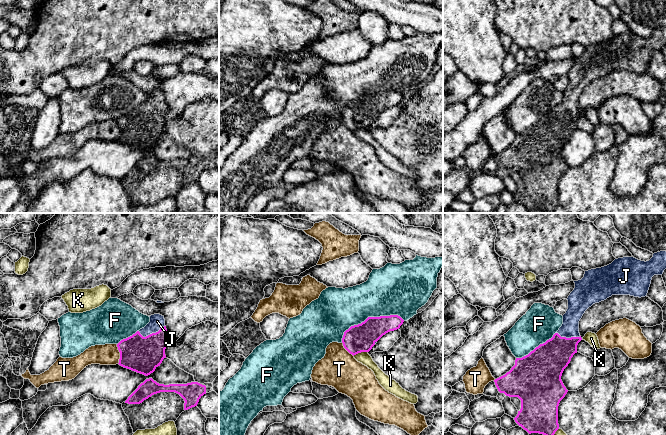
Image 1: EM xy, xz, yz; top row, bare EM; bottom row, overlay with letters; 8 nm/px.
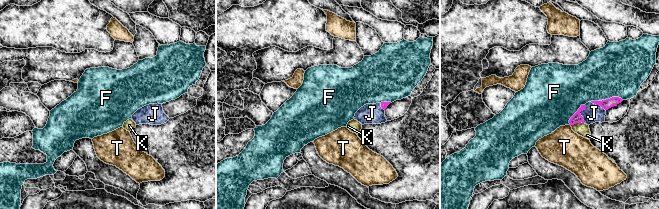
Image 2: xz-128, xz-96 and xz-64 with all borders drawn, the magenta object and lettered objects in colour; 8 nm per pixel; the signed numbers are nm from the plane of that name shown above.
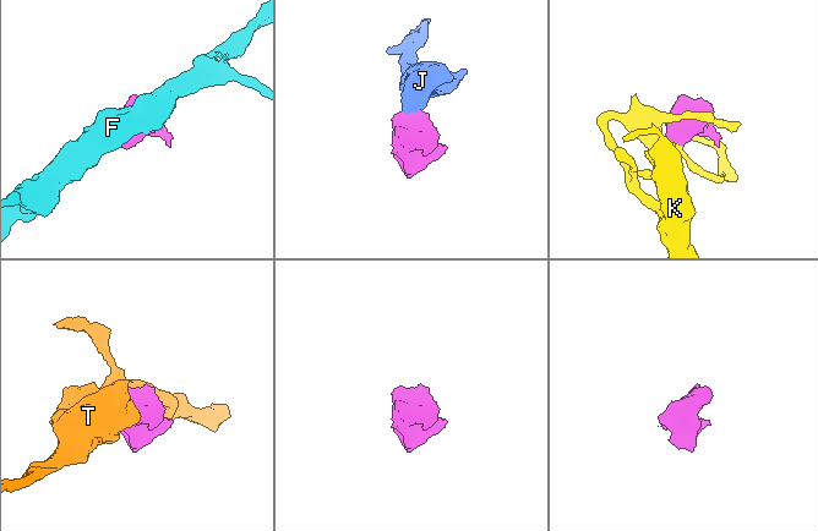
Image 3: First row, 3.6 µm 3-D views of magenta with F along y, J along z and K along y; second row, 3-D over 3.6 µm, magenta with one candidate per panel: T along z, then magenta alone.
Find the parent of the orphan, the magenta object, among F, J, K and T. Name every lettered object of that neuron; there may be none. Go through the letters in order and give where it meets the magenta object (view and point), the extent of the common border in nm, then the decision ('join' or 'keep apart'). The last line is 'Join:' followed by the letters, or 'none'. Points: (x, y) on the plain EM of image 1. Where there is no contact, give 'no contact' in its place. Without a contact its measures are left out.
F: contact xz (369, 93); length 550 nm; keep apart
J: contact xy (152, 109); length 220 nm; join
K: contact xz (360, 128); length 120 nm; keep apart
T: contact xy (120, 130); length 160 nm; keep apart
Join: J

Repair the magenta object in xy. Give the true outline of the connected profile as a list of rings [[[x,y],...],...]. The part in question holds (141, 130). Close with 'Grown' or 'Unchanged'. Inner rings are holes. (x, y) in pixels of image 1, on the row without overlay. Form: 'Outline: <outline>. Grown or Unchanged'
Outline: [[[149,92],[150,98],[132,112],[118,120],[119,141],[143,150],[150,151],[166,134],[166,112],[168,110],[164,92]]]. Grown

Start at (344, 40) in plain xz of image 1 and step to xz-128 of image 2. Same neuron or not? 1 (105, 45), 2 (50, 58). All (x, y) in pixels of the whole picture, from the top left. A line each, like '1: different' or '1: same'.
1: different
2: same

